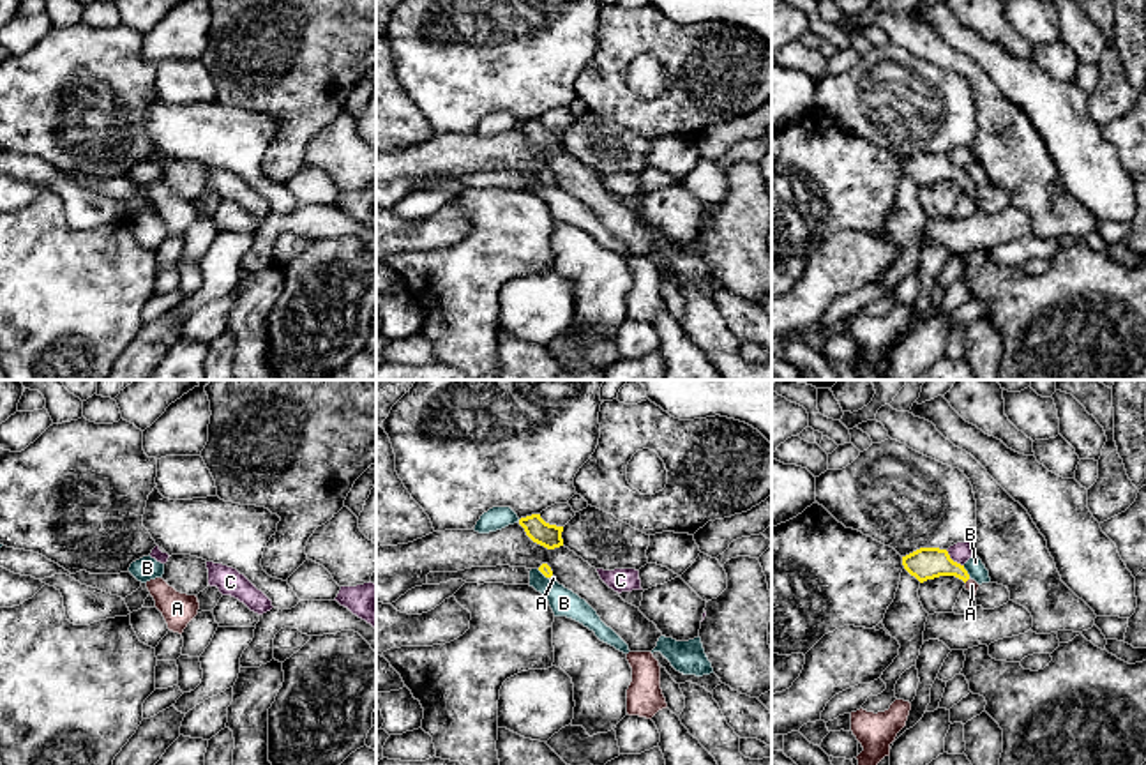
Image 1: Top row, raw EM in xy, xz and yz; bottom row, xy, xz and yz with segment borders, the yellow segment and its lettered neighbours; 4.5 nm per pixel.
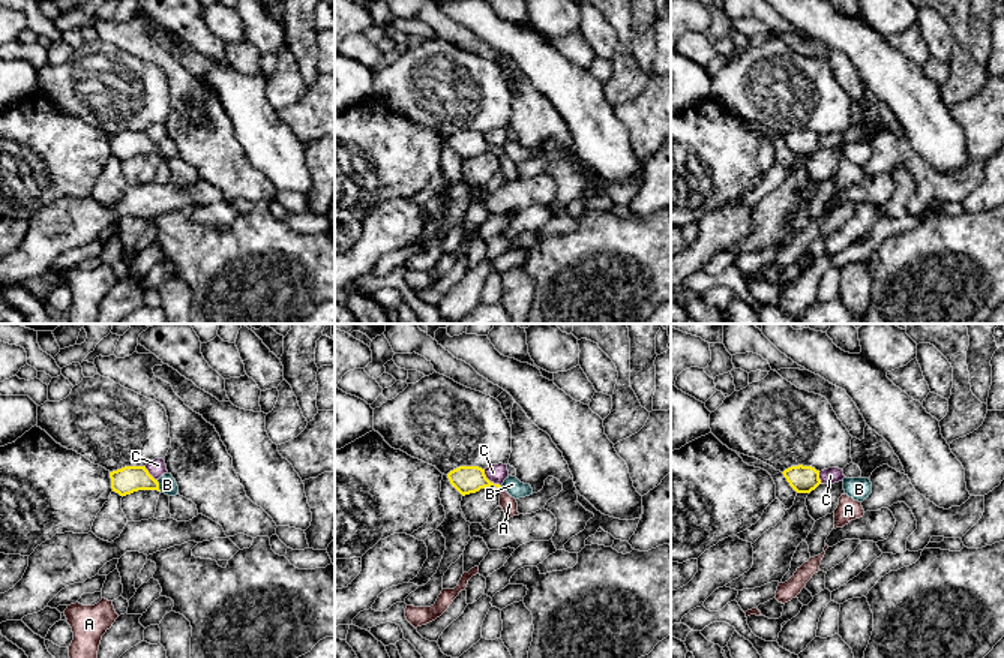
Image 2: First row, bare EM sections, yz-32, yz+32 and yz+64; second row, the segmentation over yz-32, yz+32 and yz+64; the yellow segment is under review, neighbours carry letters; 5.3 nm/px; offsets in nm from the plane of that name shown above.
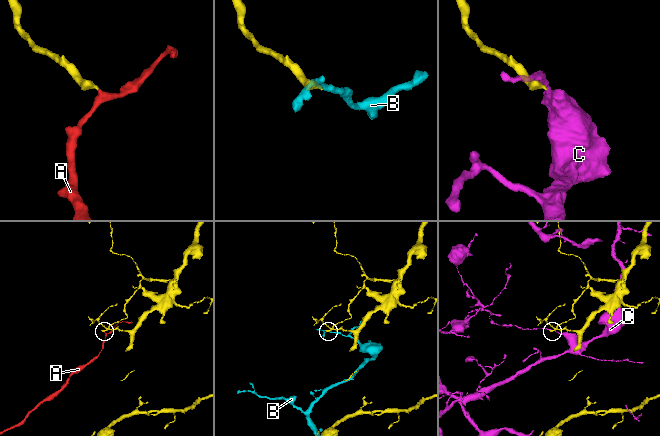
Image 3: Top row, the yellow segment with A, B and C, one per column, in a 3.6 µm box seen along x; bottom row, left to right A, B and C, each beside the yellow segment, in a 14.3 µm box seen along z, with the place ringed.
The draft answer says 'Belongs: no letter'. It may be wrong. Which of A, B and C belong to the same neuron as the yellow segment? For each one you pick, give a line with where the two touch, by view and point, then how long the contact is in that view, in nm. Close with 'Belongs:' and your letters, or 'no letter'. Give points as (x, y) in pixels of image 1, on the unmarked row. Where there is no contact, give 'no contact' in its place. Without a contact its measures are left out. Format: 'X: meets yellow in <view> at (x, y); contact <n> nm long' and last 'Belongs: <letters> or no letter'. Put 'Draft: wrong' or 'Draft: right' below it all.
A: meets yellow in yz at (966, 184); contact 40 nm long
Belongs: A
Draft: wrong

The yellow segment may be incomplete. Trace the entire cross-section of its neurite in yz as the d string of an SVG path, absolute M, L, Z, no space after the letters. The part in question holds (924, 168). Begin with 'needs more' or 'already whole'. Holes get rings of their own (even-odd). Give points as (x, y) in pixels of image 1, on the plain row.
needs more; M920 152L902 161L902 170L920 187L939 180L955 180L966 187L966 194L969 194L973 200L976 200L976 194L980 191L975 184L969 182L964 170L950 163L946 154Z

